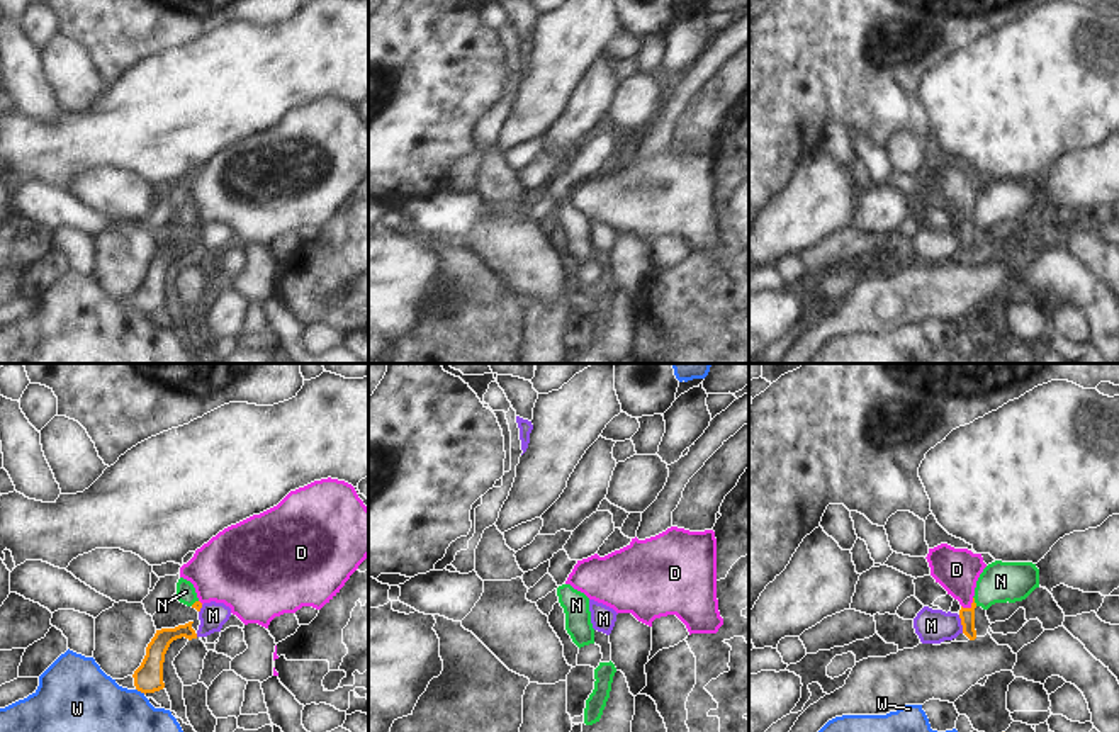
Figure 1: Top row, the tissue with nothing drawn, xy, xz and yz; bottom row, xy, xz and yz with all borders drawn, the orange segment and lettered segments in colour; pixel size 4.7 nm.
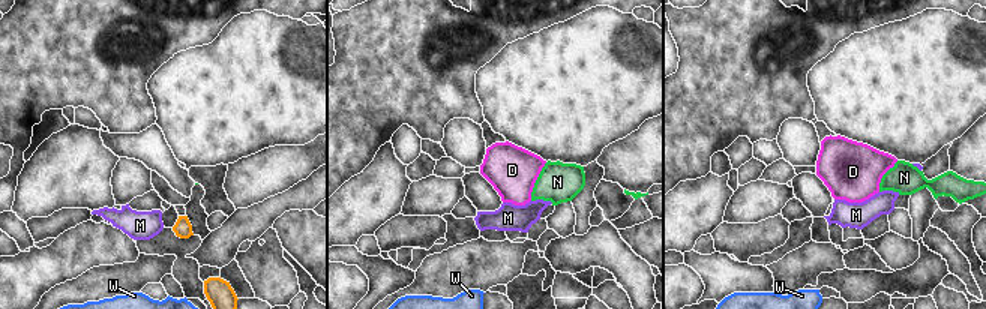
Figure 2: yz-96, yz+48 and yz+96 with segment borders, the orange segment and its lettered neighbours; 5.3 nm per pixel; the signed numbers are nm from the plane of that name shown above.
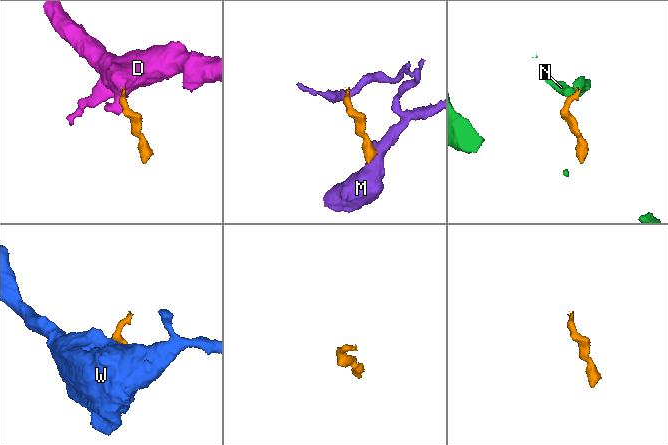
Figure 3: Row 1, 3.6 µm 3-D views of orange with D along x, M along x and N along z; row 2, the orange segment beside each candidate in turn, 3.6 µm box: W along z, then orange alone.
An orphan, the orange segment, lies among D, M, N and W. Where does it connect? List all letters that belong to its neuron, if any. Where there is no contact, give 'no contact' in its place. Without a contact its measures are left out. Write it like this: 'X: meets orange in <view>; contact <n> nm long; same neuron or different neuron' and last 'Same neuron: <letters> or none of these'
D: meets orange in yz; contact 80 nm long; same neuron
M: meets orange in yz; contact 90 nm long; different neuron
N: meets orange in yz; contact 50 nm long; different neuron
W: meets orange in xy; contact 50 nm long; different neuron
Same neuron: D

